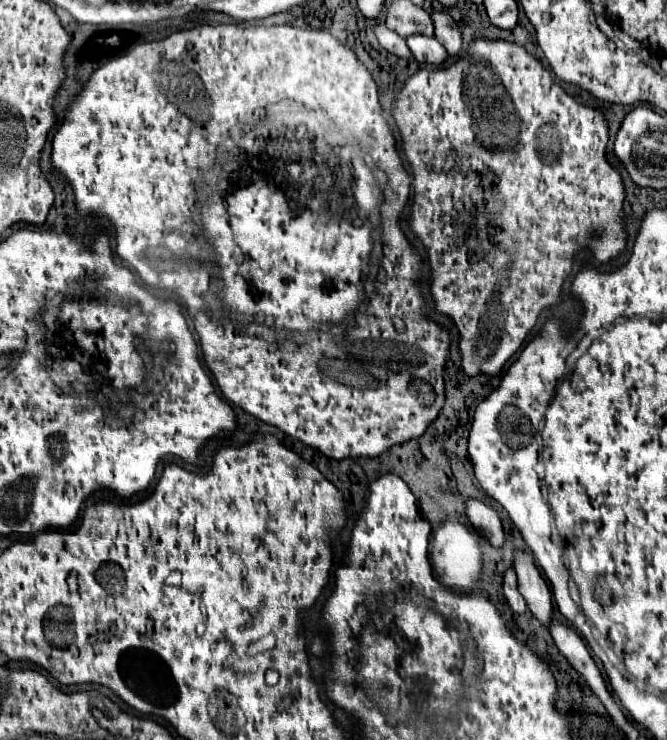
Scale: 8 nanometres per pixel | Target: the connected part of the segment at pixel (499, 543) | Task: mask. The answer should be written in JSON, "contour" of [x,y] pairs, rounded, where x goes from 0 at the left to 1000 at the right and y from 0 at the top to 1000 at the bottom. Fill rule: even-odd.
{"contour":[[[702,676],[699,678],[699,695],[708,705],[708,711],[714,711],[714,716],[741,738],[741,741],[753,741],[759,722],[750,705],[750,697],[744,695],[741,686],[717,678],[717,676]]]}

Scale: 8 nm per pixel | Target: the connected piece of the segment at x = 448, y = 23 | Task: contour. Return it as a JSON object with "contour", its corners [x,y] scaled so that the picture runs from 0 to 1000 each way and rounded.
{"contour":[[[651,16],[648,27],[654,38],[654,46],[651,46],[654,54],[669,65],[675,76],[684,76],[693,68],[693,41],[672,19],[663,19],[663,16]]]}

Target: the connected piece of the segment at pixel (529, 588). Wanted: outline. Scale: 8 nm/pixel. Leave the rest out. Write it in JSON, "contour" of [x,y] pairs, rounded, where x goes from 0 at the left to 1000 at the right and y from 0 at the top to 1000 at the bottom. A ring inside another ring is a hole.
{"contour":[[[774,746],[771,770],[777,776],[777,795],[792,816],[792,824],[804,832],[807,841],[822,846],[831,835],[828,805],[825,805],[819,784],[813,781],[807,768],[801,765],[798,751],[786,749],[786,746]]]}

